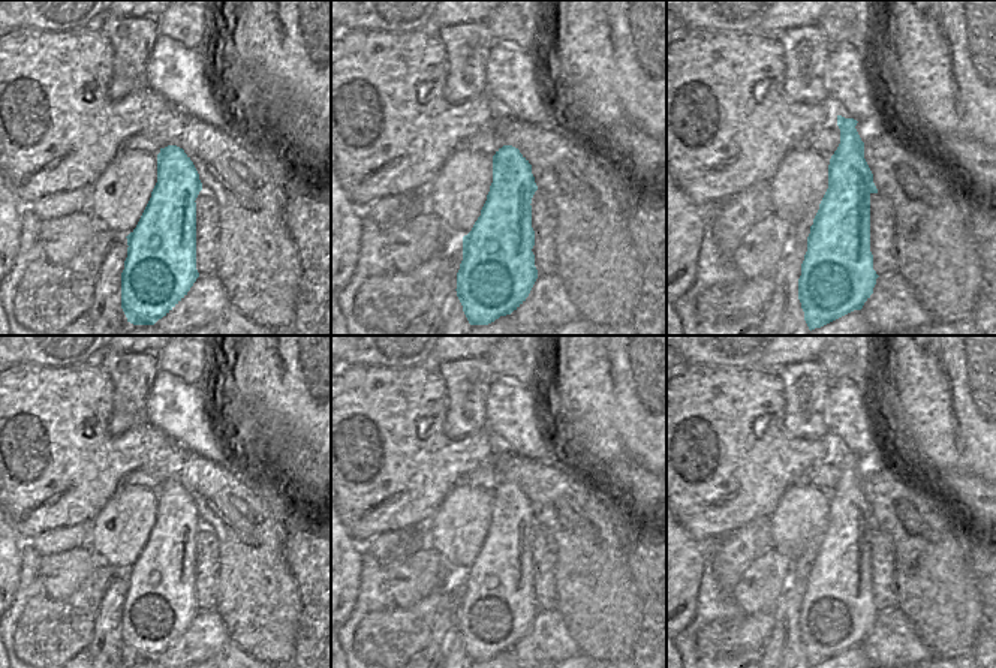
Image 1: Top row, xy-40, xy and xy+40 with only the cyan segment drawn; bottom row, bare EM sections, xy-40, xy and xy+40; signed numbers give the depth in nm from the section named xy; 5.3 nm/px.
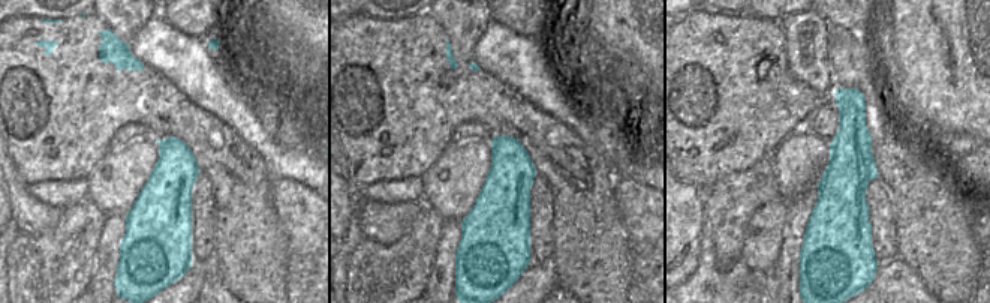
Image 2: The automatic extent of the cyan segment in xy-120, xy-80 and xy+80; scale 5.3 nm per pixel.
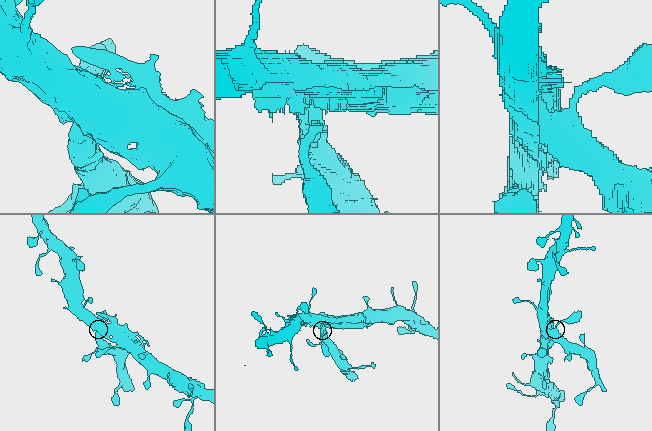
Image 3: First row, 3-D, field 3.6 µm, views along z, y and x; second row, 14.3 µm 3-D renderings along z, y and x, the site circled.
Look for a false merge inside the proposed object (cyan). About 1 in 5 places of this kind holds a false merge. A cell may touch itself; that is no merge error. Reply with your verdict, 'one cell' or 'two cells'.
two cells

